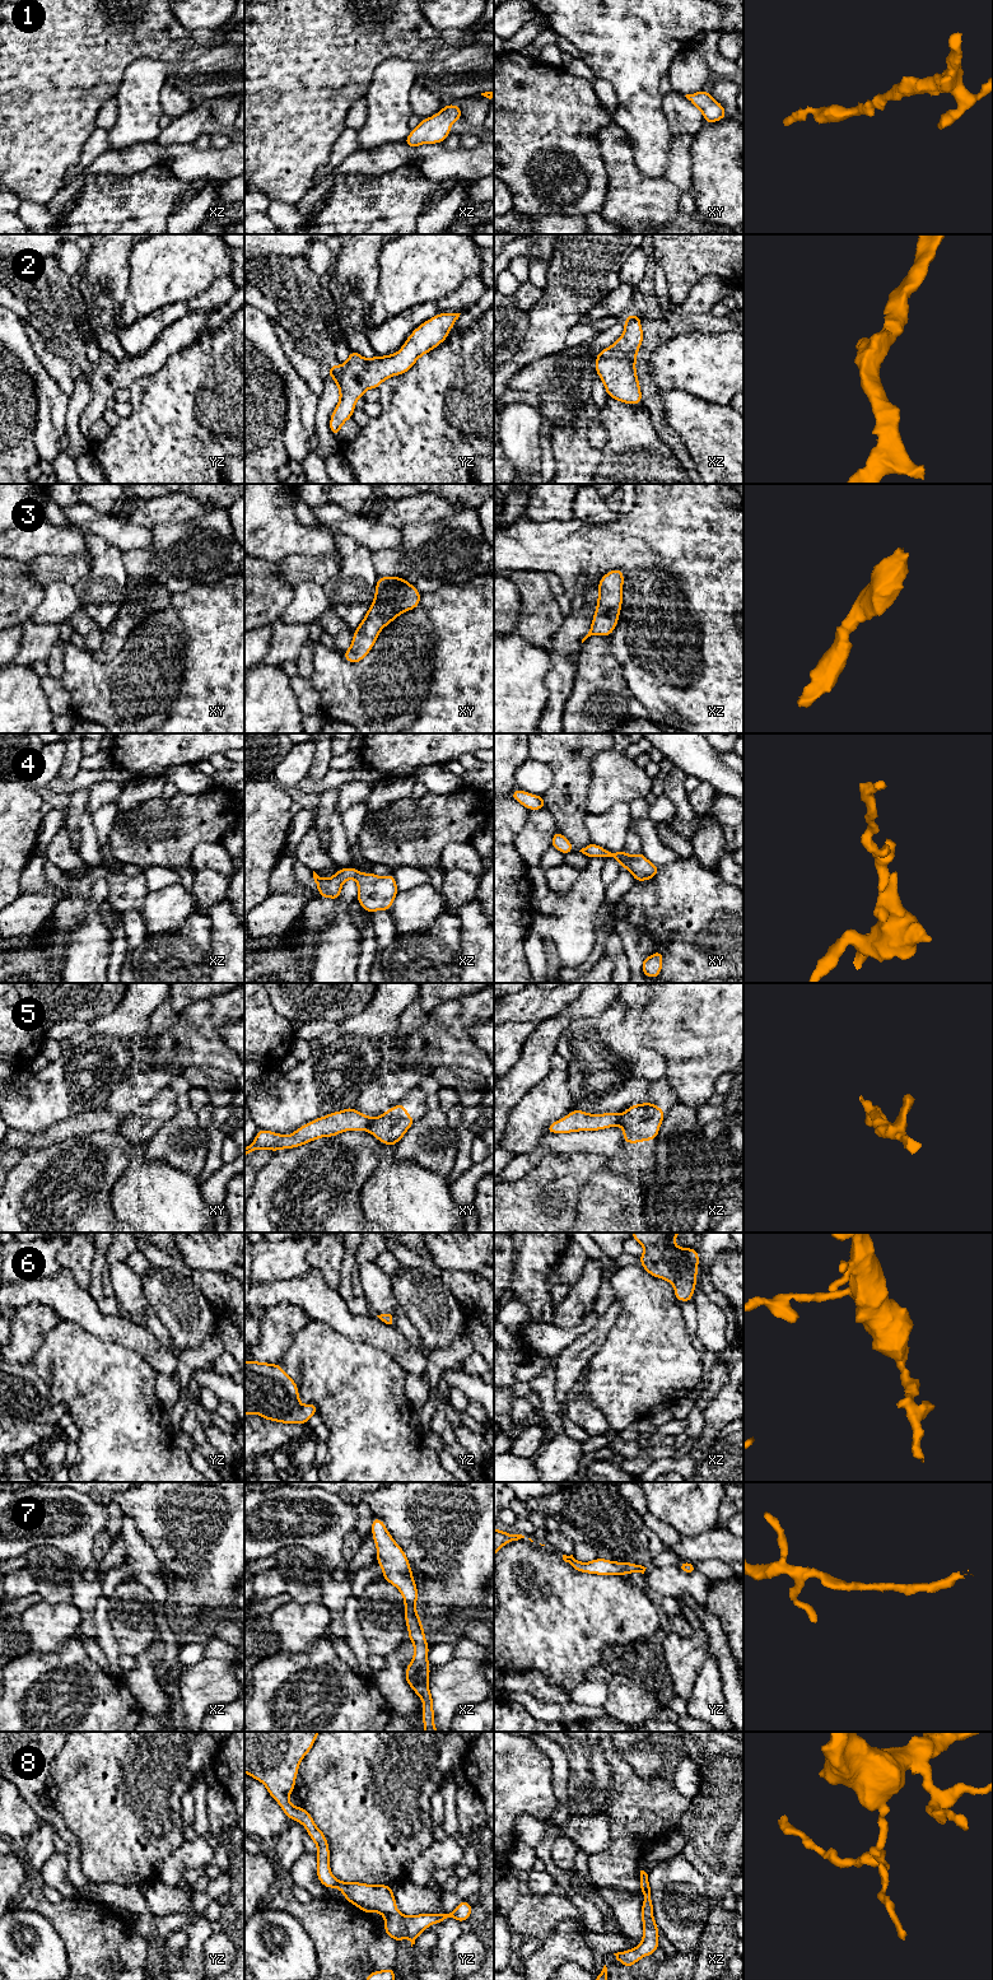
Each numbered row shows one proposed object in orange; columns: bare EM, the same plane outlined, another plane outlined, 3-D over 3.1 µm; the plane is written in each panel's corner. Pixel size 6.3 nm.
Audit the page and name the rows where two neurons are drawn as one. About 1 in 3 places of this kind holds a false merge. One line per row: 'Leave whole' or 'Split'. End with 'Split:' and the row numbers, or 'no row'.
1: Leave whole
2: Leave whole
3: Leave whole
4: Leave whole
5: Split
6: Leave whole
7: Leave whole
8: Split
Split: 5, 8

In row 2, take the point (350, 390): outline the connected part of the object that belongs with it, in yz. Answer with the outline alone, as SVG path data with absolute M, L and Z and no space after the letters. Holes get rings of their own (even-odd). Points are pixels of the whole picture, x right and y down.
M438 313L416 327L406 339L400 351L372 359L351 350L342 365L334 364L327 374L334 378L340 391L340 400L330 418L330 432L337 437L342 424L353 418L355 404L369 388L393 376L411 369L416 360L442 344L461 313Z

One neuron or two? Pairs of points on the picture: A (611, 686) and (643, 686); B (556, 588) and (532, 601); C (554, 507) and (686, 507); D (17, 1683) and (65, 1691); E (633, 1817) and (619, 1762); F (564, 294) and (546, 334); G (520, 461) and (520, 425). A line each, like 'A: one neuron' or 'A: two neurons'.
A: two neurons
B: two neurons
C: two neurons
D: one neuron
E: one neuron
F: one neuron
G: one neuron

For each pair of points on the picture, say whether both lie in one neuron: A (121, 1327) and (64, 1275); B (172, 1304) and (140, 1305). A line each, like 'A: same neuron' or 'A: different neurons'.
A: same neuron
B: different neurons

